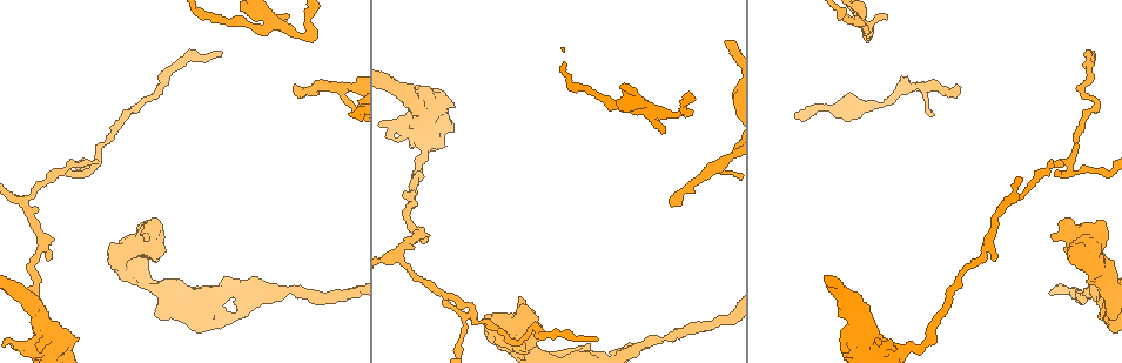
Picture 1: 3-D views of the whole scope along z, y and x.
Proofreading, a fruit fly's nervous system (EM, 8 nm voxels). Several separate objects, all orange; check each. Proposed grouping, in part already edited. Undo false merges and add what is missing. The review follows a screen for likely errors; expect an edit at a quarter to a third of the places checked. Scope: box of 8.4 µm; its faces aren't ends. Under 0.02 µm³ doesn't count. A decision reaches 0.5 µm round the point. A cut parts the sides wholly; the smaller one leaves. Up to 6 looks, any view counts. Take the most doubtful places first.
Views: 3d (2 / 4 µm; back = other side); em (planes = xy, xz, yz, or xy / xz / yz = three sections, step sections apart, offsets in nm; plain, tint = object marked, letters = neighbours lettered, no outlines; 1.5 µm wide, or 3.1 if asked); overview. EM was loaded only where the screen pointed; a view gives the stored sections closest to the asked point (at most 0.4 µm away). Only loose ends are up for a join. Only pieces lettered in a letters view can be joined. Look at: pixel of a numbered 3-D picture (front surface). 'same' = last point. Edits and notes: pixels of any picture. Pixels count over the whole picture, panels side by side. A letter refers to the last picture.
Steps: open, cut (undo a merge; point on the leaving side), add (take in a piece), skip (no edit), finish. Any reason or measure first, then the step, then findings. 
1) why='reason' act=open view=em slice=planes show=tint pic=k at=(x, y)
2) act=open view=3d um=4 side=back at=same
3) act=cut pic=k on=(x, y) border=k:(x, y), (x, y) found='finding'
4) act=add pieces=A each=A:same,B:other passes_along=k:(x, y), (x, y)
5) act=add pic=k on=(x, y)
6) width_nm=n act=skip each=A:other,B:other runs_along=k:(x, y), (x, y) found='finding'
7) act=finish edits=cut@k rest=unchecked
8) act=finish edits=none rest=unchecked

why='free end' act=open view=3d um=2 pic=1 at=(220, 52)

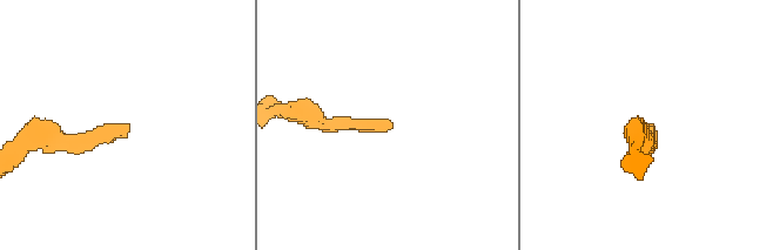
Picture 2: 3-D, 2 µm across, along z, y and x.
act=open view=em slice=planes show=plain pic=2 at=(128, 126)

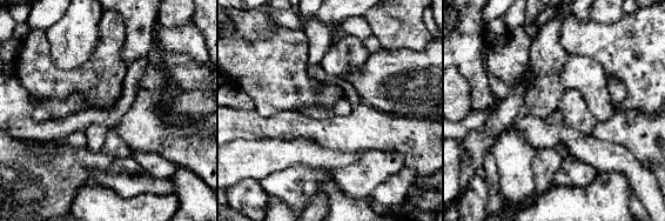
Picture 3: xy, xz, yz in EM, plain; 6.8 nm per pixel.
why='what lies round it' act=open view=em slice=planes show=letters at=same

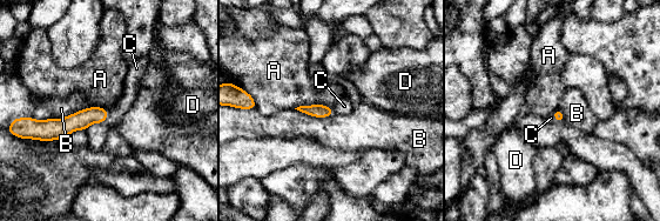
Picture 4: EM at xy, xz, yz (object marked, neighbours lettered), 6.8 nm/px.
longest_contact=B:300nm act=add pieces=C each=A:other,B:other,C:same,D:other found='the cell continues'

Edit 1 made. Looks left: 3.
why='an open end' act=open view=em slice=xy step=8 show=letters pic=1 at=(1051, 235)

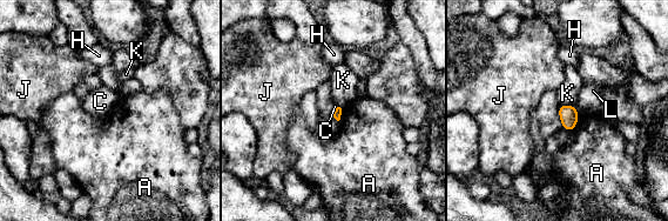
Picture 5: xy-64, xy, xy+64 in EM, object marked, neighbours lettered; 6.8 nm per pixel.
act=open view=em slice=planes show=letters at=same

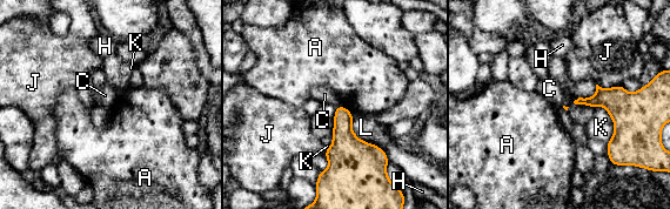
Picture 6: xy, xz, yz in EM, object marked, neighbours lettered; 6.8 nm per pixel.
act=skip each=A:other,C:other,H:other,J:other,K:other,L:other border=6:(340, 103), (336, 107) found='none of them fits'

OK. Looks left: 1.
act=finish edits=add@4 rest=unchecked

